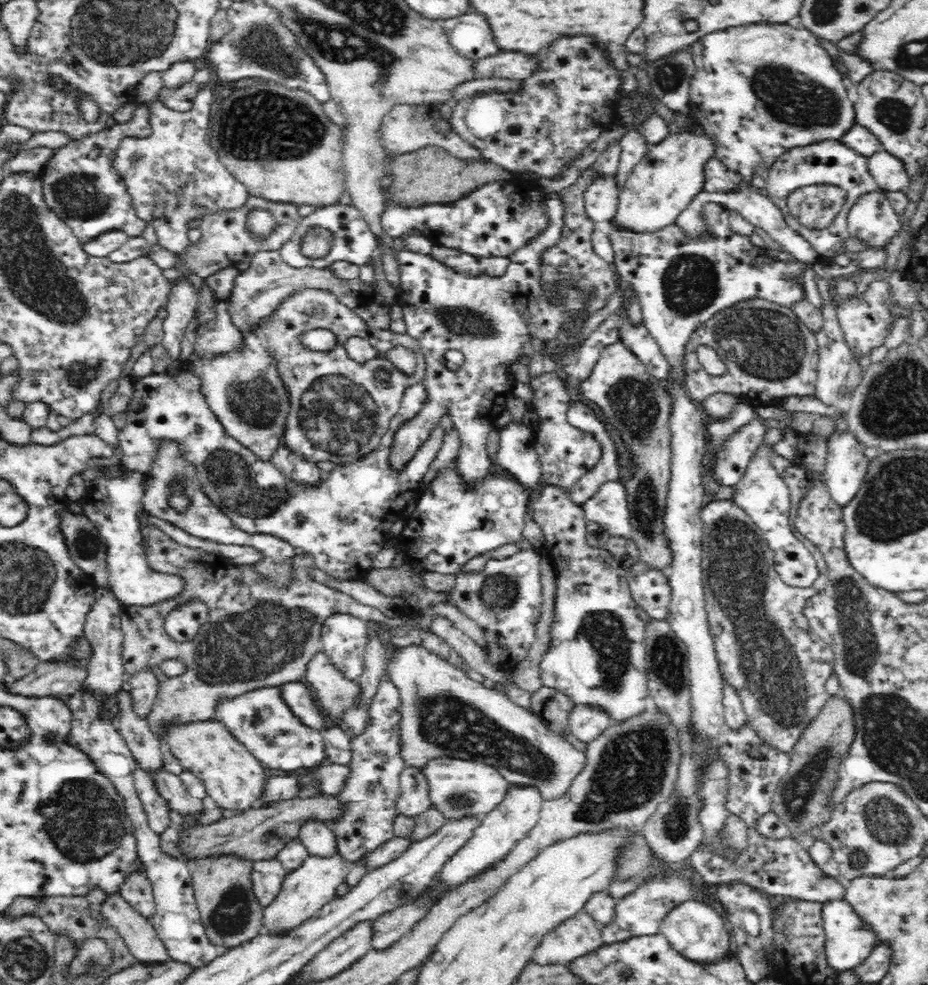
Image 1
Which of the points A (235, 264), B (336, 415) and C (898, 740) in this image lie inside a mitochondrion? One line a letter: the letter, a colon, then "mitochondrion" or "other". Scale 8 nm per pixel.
A: other
B: mitochondrion
C: mitochondrion

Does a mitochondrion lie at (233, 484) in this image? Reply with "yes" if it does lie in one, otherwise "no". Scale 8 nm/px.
yes

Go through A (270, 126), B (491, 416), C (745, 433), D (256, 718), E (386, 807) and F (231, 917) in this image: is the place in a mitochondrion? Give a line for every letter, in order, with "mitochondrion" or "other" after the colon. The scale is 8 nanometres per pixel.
A: mitochondrion
B: other
C: other
D: other
E: other
F: mitochondrion

